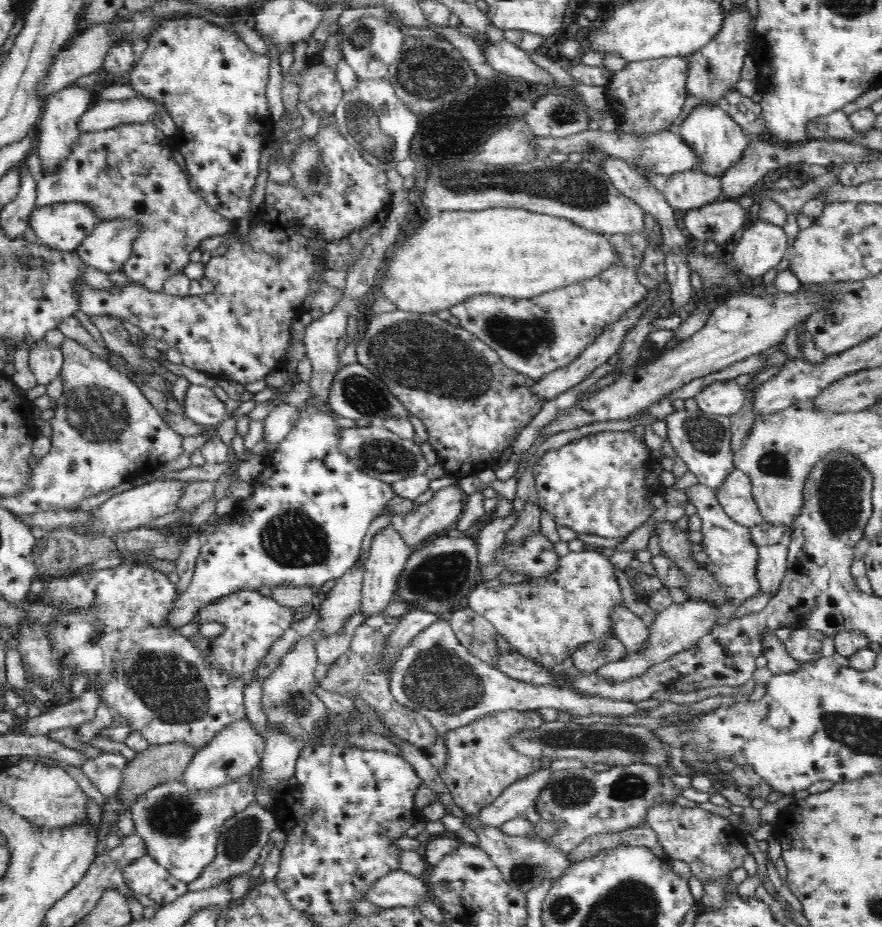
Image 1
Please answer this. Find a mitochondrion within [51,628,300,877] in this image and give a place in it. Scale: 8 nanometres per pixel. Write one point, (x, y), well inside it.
(170, 688)

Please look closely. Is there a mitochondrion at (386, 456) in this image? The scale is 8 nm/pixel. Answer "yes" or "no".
yes

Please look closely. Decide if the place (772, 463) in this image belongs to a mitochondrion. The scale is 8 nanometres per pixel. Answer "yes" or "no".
yes

